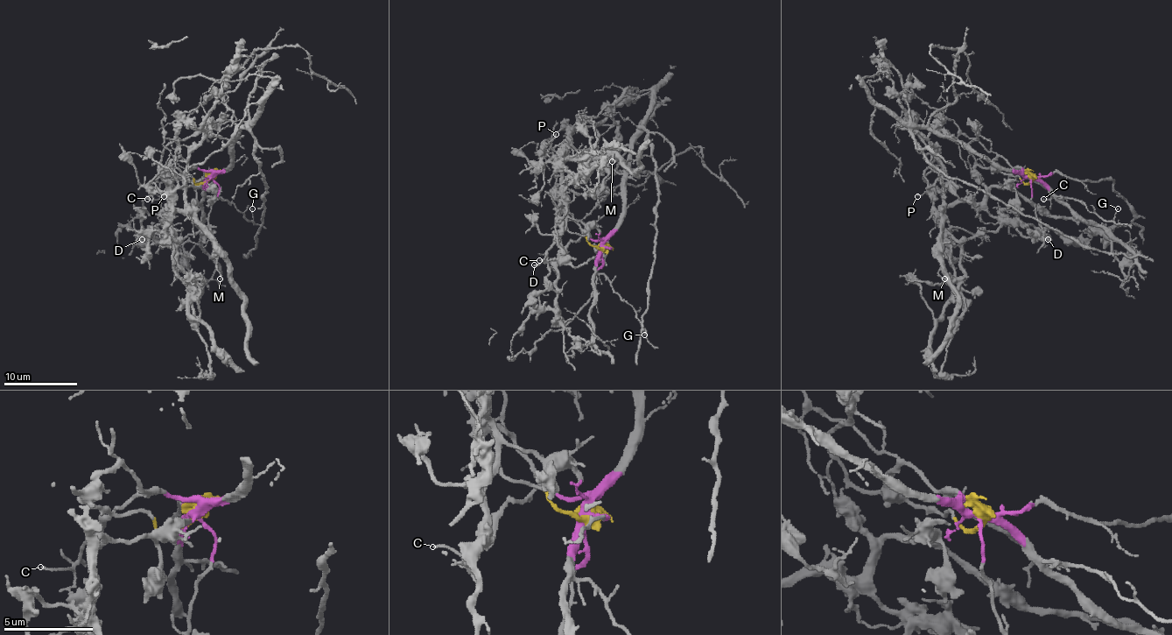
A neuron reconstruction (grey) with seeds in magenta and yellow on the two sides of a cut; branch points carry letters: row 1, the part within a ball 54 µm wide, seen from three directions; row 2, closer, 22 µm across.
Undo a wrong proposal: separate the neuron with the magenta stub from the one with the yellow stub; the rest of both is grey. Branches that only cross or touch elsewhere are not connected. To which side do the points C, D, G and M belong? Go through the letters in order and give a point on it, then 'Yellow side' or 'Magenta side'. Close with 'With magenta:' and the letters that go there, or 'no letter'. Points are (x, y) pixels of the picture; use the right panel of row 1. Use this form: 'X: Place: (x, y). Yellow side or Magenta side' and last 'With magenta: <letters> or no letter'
C: Place: (1043, 199). Magenta side
D: Place: (1048, 239). Yellow side
G: Place: (1118, 208). Magenta side
M: Place: (944, 278). Yellow side
With magenta: C, G

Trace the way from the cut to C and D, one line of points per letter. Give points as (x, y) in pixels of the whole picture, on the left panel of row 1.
C: (209, 177), (211, 173), (189, 167), (176, 177), (163, 195), (157, 199), (146, 199)
D: (209, 177), (200, 182), (159, 167), (167, 190), (163, 229), (169, 237), (152, 234), (141, 240)

